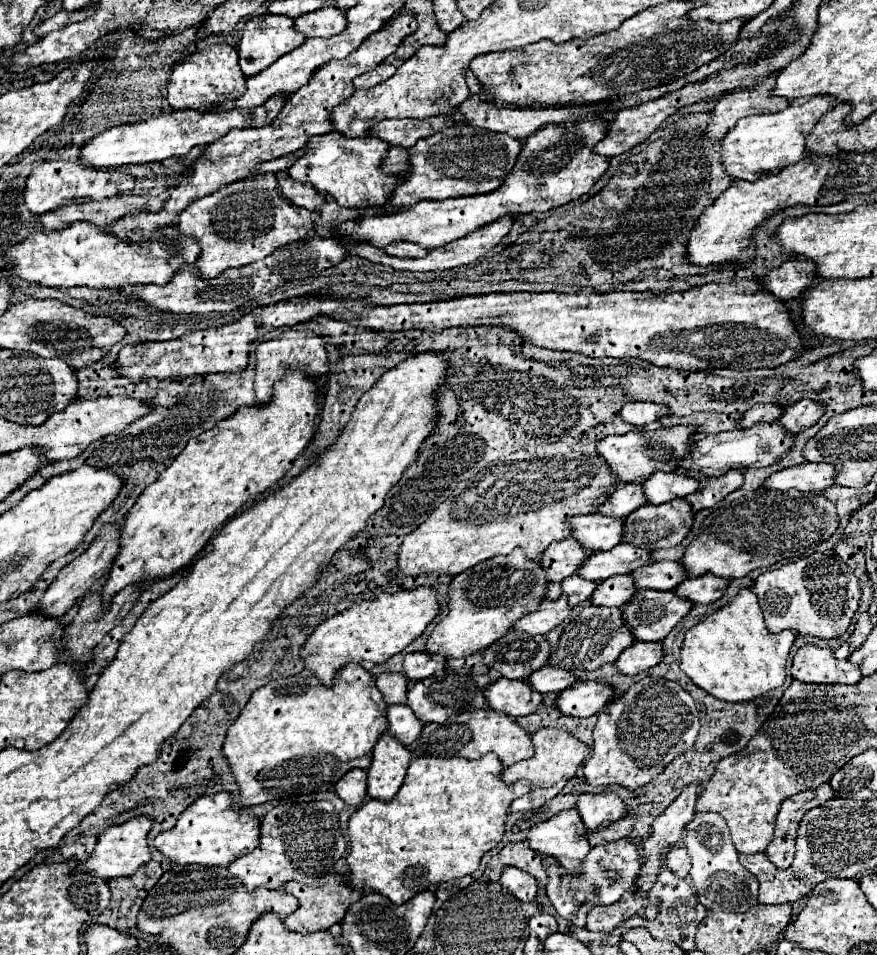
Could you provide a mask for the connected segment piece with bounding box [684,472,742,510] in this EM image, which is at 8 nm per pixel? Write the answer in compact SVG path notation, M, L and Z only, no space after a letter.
M726 472L726 476L714 476L714 478L702 478L698 492L692 496L686 496L684 500L694 508L712 508L716 502L720 502L726 494L742 486L742 472Z

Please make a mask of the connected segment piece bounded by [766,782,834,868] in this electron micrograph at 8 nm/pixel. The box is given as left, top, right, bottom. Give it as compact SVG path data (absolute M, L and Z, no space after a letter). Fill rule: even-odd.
M826 782L818 788L814 788L814 792L798 792L798 796L790 796L790 800L782 802L782 808L780 808L778 820L776 820L774 838L772 838L770 846L766 848L766 856L770 858L770 862L776 868L788 868L792 864L792 858L796 852L794 850L796 830L798 830L798 824L800 824L802 816L806 814L806 810L822 806L832 796L834 796L834 790Z

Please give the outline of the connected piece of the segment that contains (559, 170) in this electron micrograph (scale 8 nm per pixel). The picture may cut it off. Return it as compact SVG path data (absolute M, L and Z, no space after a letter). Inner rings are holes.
M586 116L576 124L566 124L566 130L548 124L524 142L514 170L498 190L490 194L448 198L440 202L422 200L410 208L402 208L400 212L382 212L380 216L374 208L368 208L360 220L346 220L338 228L338 232L348 234L354 240L366 240L380 248L396 240L408 240L418 242L420 246L430 250L468 236L482 224L492 224L502 216L548 212L586 194L594 186L594 182L606 172L608 158L592 152L594 144L604 138L606 126L608 124L602 118L594 116Z

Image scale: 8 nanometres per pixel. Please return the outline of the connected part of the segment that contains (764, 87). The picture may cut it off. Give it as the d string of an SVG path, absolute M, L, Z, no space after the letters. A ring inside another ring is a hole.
M776 74L770 76L770 80L764 80L758 84L758 88L738 88L738 92L728 92L712 110L712 120L708 124L706 134L712 140L724 138L734 124L752 114L768 114L768 112L782 112L792 102L784 100L780 96L774 96Z

